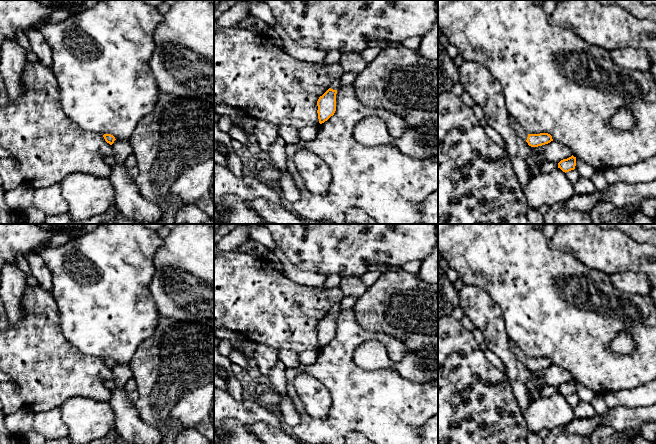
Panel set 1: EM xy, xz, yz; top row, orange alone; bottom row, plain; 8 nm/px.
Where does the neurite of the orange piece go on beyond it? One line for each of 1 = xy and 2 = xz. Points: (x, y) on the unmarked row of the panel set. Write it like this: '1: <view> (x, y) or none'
1: none
2: xz (336, 308)

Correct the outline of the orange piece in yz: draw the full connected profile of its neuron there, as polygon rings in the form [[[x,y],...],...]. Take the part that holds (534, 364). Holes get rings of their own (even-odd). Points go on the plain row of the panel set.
[[[509,339],[509,344],[512,352],[531,371],[542,370],[553,365],[552,360],[548,357],[527,358],[517,344],[511,339]]]

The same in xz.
[[[339,302],[332,307],[331,311],[322,320],[319,321],[317,325],[317,337],[320,348],[334,339],[336,335],[336,318],[341,310],[341,303]]]

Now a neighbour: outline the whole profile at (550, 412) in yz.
[[[556,392],[550,397],[537,397],[532,400],[524,413],[528,432],[538,433],[542,429],[552,430],[563,427],[575,418],[574,408],[566,397]]]

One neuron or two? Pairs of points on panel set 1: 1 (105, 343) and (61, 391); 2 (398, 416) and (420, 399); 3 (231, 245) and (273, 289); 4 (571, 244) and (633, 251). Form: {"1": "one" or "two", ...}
{"1": "two", "2": "one", "3": "two", "4": "one"}

